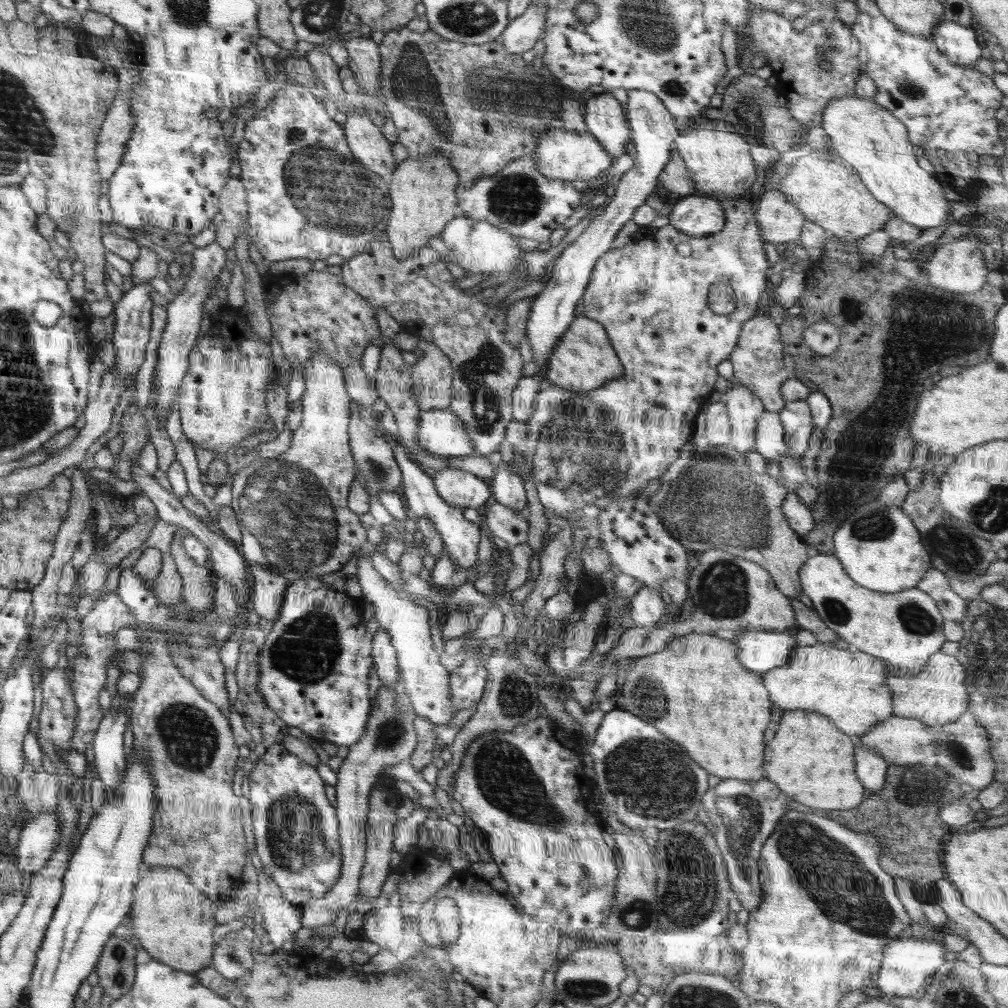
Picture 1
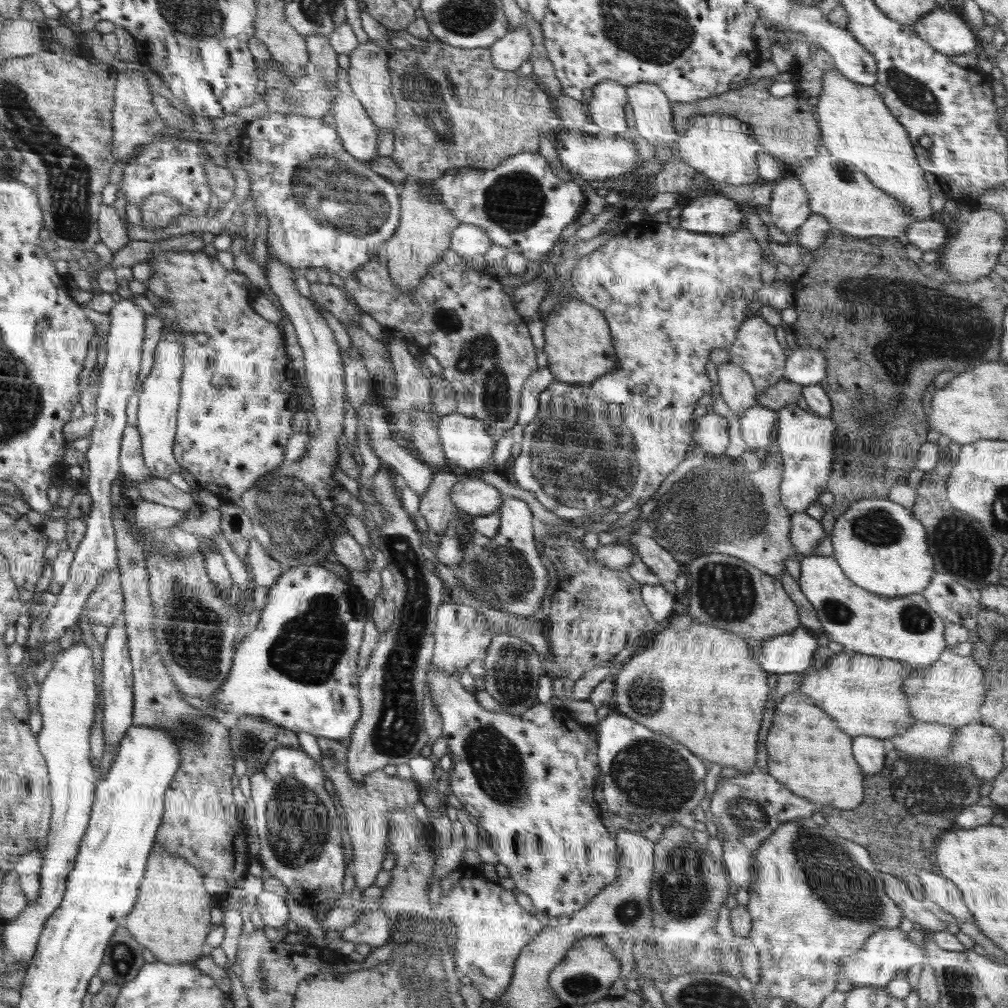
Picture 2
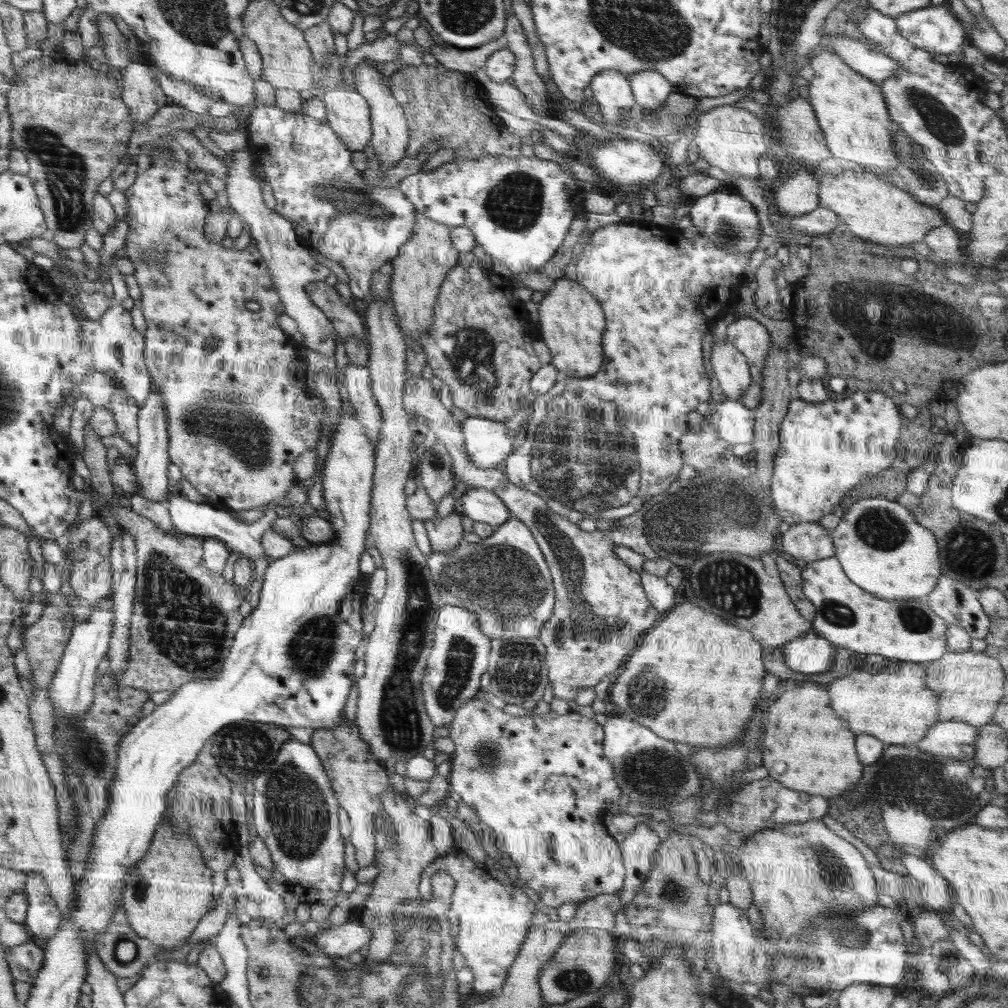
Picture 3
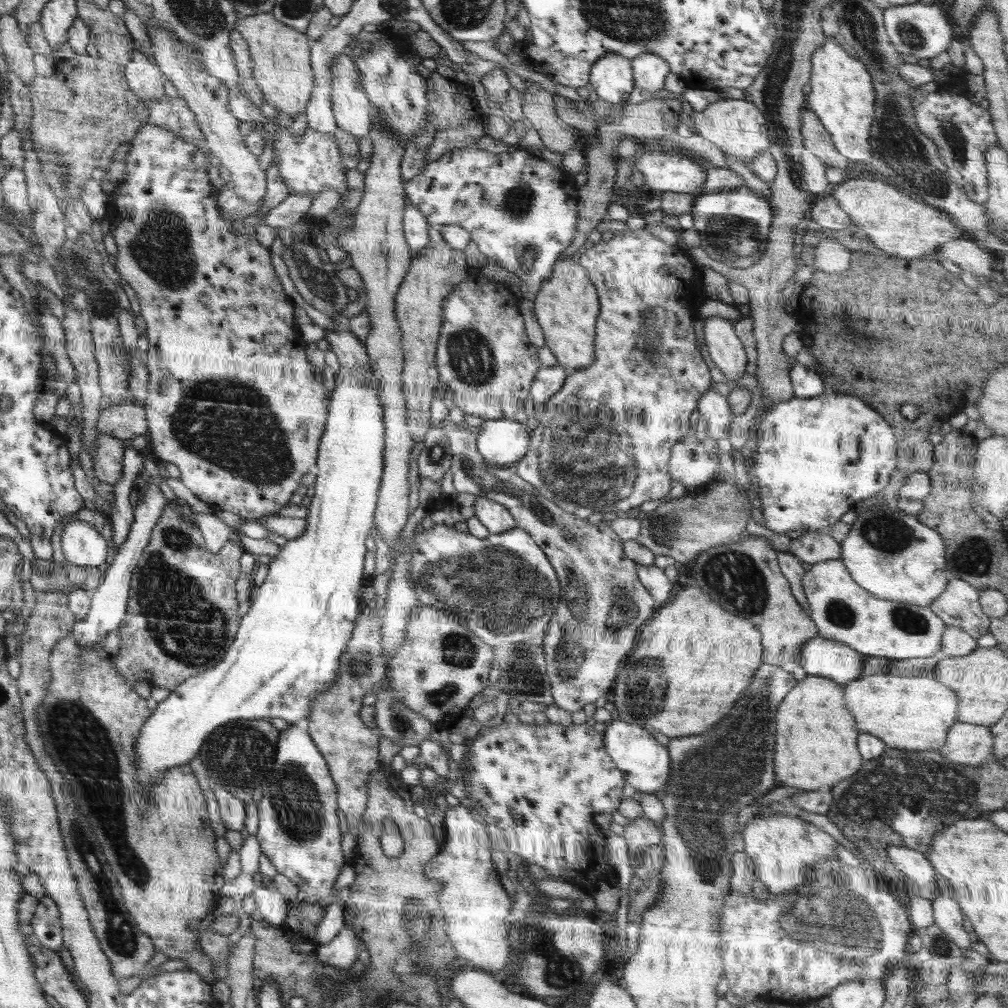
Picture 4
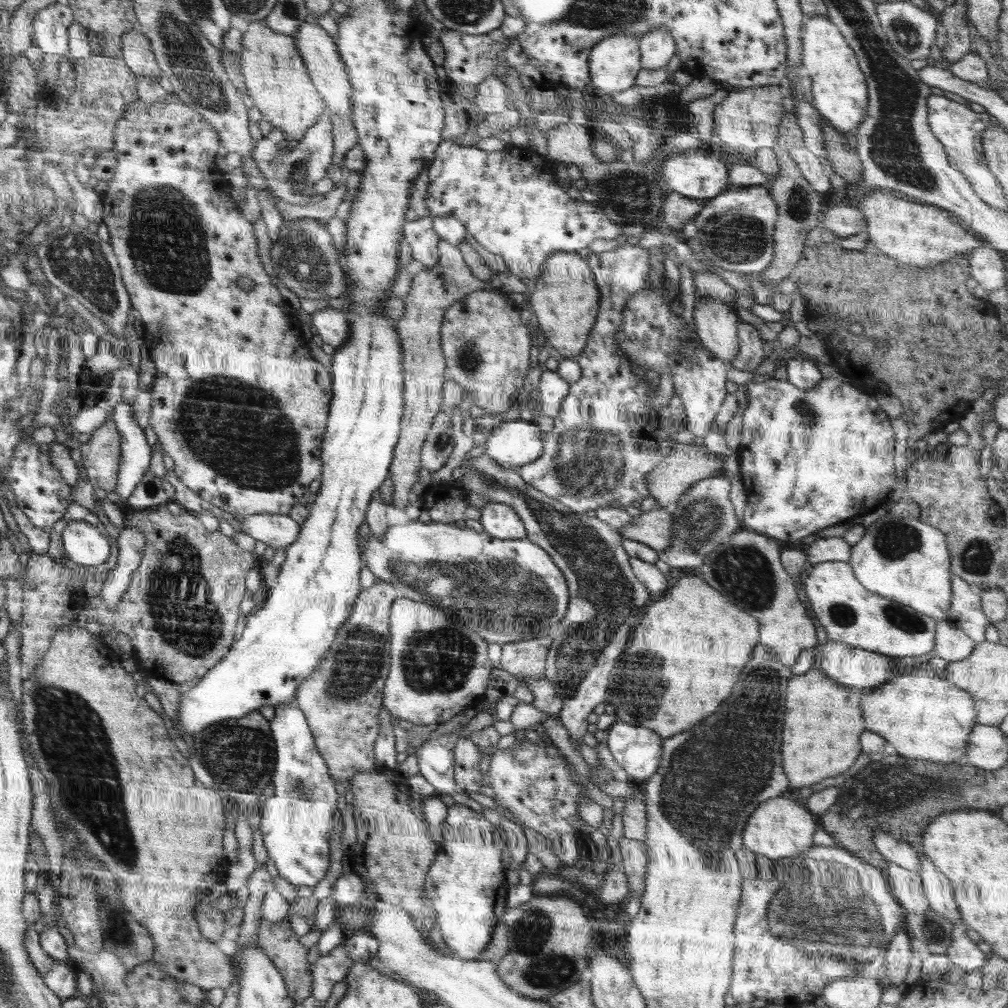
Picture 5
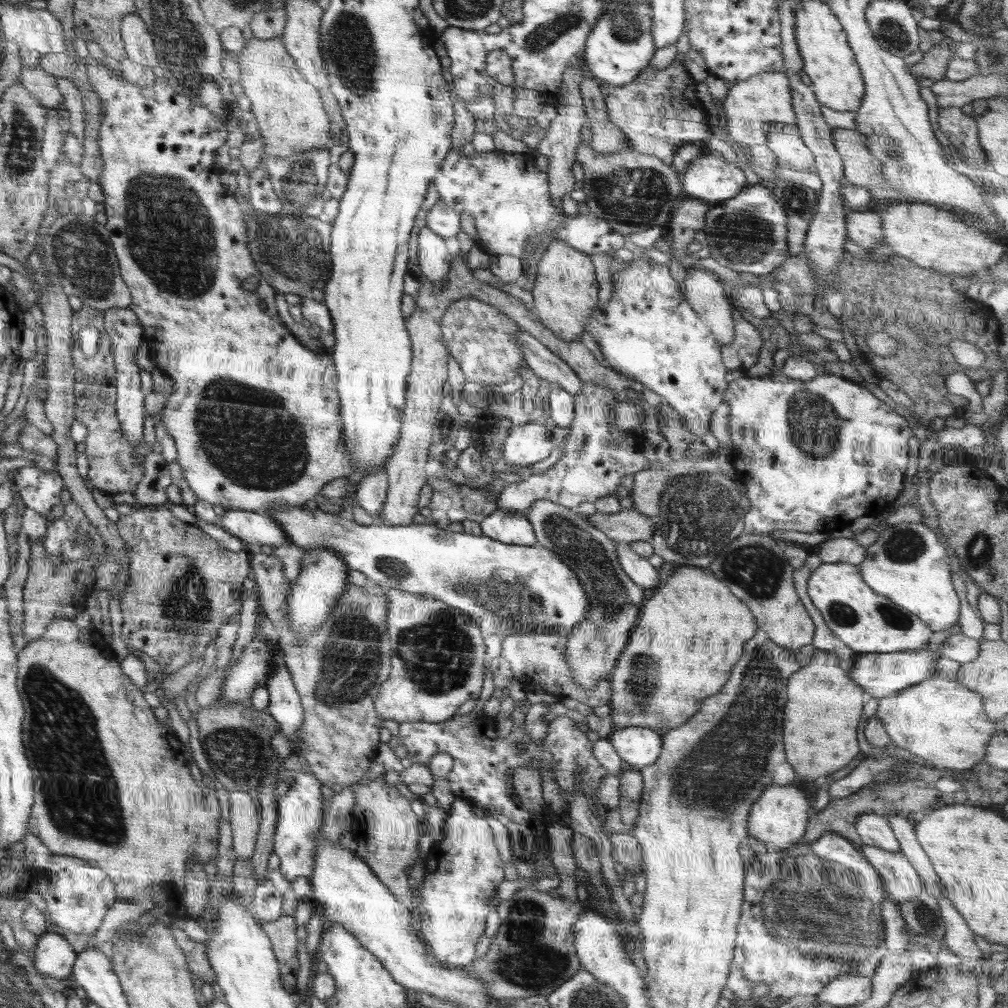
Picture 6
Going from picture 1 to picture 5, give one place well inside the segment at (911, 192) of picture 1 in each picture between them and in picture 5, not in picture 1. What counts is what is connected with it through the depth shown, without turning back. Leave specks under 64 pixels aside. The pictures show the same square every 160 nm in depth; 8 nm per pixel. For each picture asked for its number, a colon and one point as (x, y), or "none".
2: (855, 123)
3: (851, 110)
4: (843, 97)
5: (839, 92)

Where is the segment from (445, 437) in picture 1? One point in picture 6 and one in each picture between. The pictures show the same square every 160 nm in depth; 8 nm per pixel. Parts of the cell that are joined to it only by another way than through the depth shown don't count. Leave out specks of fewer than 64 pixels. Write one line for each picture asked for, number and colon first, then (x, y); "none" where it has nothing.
2: (466, 442)
3: (487, 443)
4: (503, 442)
5: (512, 444)
6: (528, 443)

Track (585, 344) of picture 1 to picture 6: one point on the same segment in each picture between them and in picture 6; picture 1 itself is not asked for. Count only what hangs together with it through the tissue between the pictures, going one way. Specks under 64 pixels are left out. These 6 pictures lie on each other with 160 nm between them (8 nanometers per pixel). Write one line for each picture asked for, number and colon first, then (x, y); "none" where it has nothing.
2: (578, 344)
3: (571, 322)
4: (566, 305)
5: (565, 298)
6: (565, 291)

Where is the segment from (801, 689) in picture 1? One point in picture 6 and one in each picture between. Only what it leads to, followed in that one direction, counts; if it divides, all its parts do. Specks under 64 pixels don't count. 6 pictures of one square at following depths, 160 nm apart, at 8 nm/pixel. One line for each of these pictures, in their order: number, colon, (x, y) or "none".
2: (864, 694)
3: (895, 705)
4: (910, 712)
5: (926, 718)
6: (943, 721)

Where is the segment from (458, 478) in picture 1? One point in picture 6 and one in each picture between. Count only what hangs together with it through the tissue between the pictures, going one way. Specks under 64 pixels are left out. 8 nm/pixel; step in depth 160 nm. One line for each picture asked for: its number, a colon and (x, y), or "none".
2: (471, 495)
3: (480, 505)
4: (496, 519)
5: (500, 521)
6: (509, 527)

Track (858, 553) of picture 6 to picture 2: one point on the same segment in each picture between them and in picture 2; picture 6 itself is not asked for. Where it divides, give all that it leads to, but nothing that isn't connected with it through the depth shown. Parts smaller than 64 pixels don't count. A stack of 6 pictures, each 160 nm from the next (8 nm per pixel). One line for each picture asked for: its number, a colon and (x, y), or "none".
2: (807, 533)
3: (811, 542)
4: (813, 547)
5: (822, 550)

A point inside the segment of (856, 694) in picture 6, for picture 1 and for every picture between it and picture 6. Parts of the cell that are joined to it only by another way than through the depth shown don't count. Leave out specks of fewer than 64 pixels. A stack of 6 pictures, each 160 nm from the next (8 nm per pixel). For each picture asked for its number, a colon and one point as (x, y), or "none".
1: (809, 760)
2: (806, 752)
3: (808, 748)
4: (816, 737)
5: (823, 718)

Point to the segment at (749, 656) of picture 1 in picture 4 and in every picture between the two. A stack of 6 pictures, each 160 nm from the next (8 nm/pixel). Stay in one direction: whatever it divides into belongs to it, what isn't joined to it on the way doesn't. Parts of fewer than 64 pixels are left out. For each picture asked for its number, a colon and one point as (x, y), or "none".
2: (793, 652)
3: (810, 654)
4: (821, 657)

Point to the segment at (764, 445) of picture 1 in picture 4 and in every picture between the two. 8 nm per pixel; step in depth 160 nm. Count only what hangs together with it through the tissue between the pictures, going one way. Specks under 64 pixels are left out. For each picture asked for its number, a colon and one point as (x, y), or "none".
2: (756, 422)
3: (734, 423)
4: (714, 410)

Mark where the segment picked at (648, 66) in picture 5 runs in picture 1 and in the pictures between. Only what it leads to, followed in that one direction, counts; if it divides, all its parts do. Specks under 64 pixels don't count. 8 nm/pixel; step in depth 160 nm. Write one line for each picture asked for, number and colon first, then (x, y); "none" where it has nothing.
1: (652, 127)
2: (653, 113)
3: (650, 89)
4: (649, 72)

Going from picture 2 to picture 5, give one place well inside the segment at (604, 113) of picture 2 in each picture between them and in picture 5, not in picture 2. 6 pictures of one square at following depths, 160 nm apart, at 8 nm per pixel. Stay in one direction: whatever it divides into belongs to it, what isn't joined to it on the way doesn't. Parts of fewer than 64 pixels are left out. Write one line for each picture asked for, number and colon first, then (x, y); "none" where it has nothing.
3: (612, 91)
4: (610, 79)
5: (614, 63)

